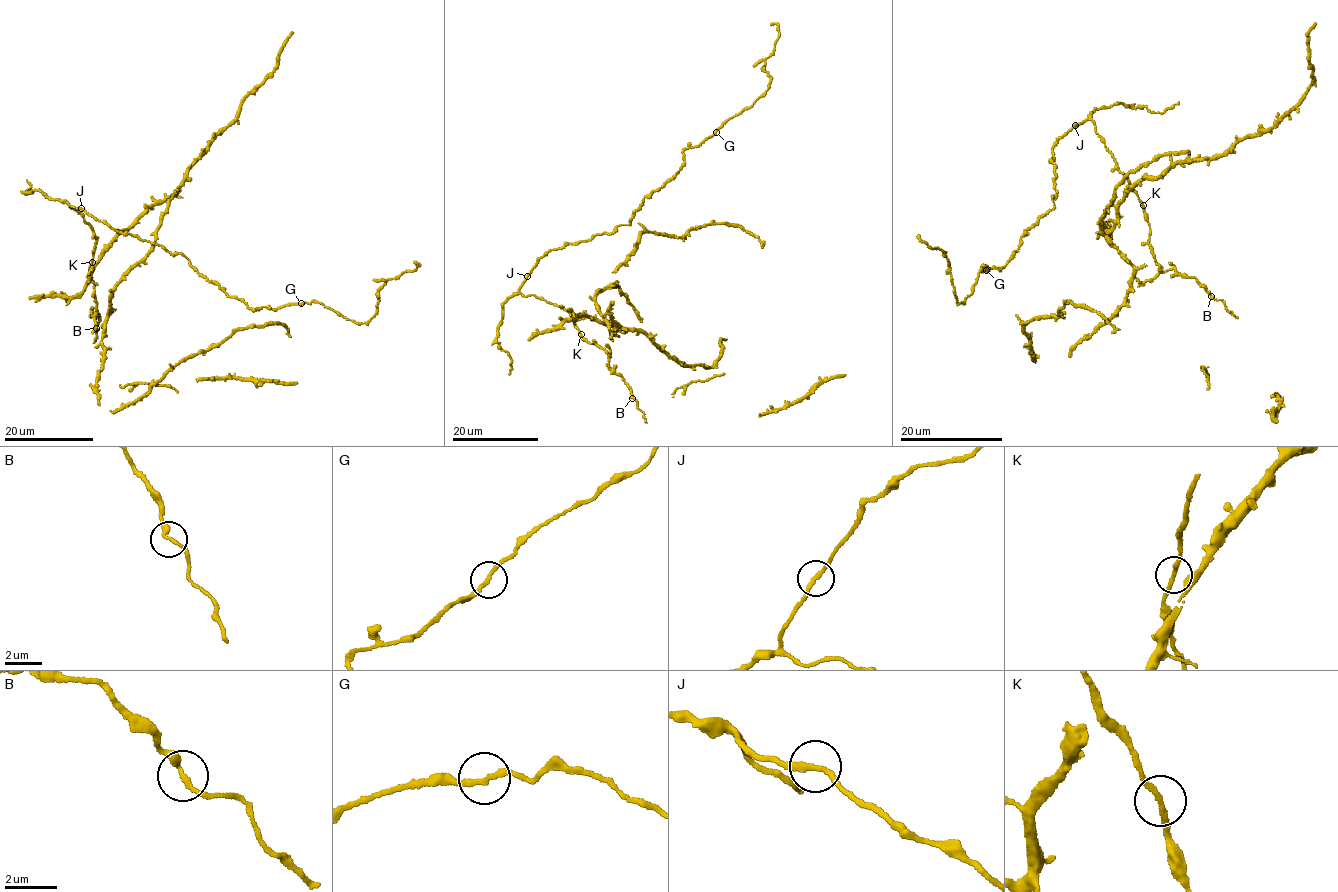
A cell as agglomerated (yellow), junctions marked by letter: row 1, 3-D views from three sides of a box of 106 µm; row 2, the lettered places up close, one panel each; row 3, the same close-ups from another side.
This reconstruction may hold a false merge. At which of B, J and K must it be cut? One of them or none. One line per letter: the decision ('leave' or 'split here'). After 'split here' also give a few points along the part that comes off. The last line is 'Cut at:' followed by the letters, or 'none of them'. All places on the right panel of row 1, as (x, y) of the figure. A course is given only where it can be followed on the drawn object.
B: leave
J: leave
K: leave
Cut at: none of them

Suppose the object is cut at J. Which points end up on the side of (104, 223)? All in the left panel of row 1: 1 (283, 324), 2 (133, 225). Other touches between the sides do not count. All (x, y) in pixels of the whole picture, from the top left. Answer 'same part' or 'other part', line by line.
1: other part
2: other part

